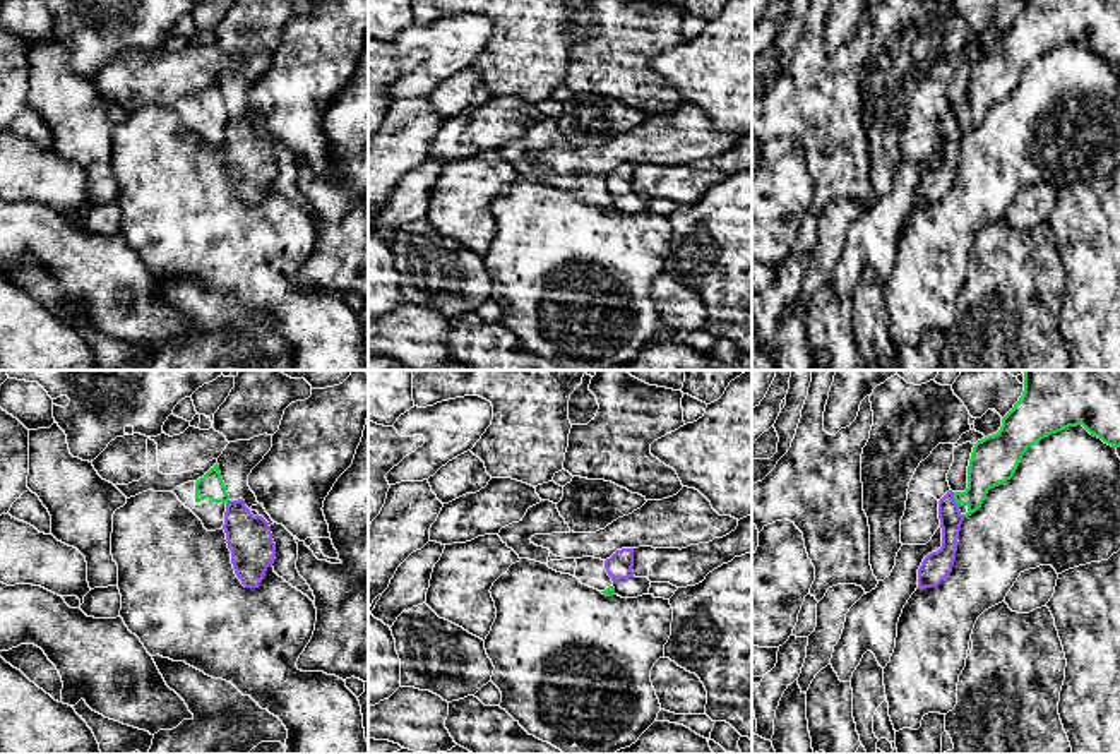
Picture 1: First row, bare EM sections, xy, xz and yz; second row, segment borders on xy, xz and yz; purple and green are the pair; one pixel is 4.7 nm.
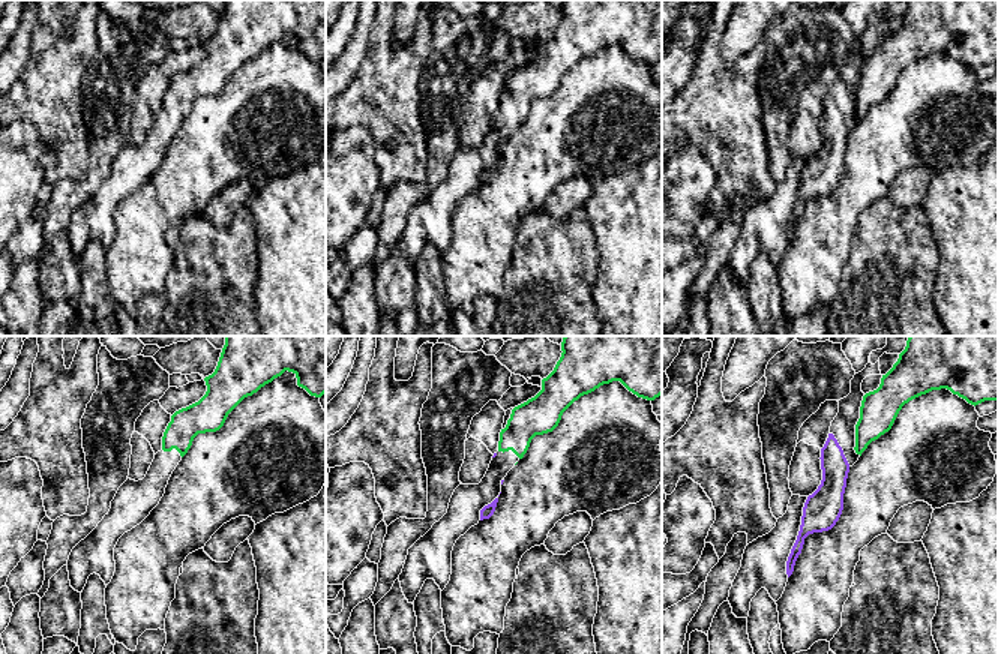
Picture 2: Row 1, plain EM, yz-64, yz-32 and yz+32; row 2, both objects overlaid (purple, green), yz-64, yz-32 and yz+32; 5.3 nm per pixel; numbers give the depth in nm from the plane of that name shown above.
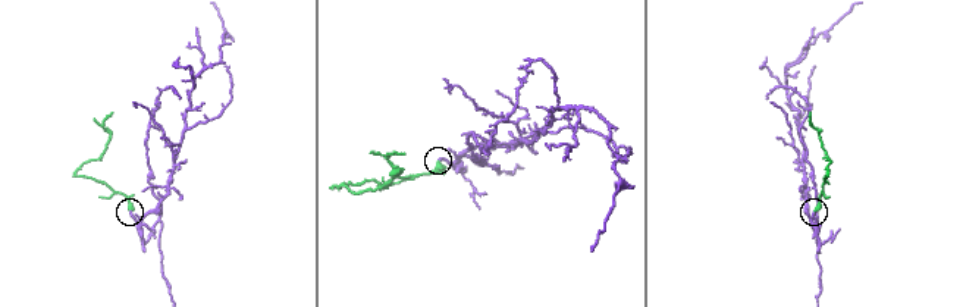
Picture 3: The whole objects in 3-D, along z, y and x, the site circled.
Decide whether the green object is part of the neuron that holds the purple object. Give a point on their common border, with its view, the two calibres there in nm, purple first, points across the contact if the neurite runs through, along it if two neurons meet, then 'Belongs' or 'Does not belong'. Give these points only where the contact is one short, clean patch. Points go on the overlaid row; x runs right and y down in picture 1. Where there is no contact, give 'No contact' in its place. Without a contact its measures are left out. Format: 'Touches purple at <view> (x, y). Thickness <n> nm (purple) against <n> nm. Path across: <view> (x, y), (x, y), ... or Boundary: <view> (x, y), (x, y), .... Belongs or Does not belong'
Touches purple at yz (953, 499). Thickness 110 nm (purple) against 220 nm. Boundary: yz (951, 492), (959, 506). Does not belong

